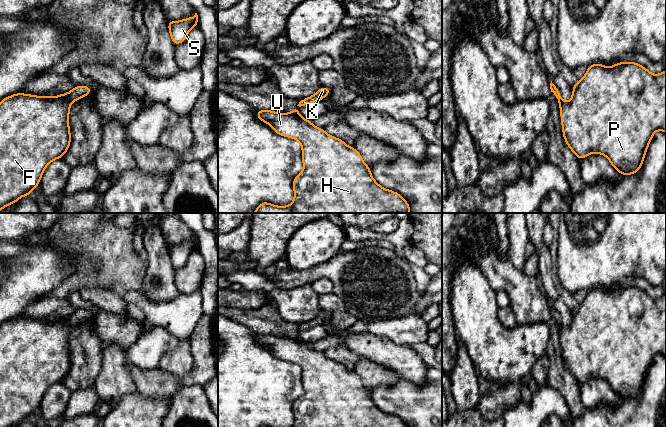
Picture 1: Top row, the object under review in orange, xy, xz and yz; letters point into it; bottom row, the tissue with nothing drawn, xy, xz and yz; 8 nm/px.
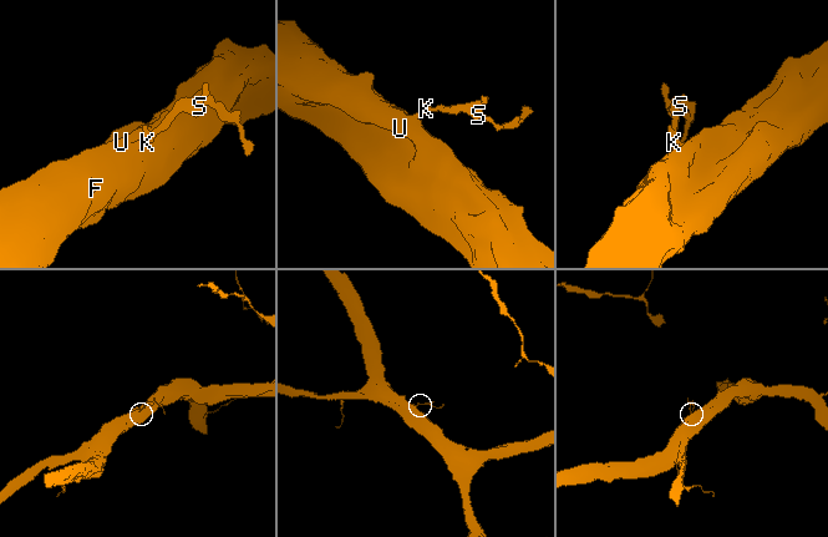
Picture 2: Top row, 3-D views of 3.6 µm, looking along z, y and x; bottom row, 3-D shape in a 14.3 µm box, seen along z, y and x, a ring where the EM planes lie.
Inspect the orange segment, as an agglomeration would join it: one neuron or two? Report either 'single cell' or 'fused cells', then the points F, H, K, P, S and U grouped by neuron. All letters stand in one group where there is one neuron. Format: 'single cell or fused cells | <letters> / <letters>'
single cell | F H K P S U

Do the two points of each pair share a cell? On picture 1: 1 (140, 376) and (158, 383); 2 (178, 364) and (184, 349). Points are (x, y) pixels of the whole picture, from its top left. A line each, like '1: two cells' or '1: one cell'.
1: one cell
2: one cell

